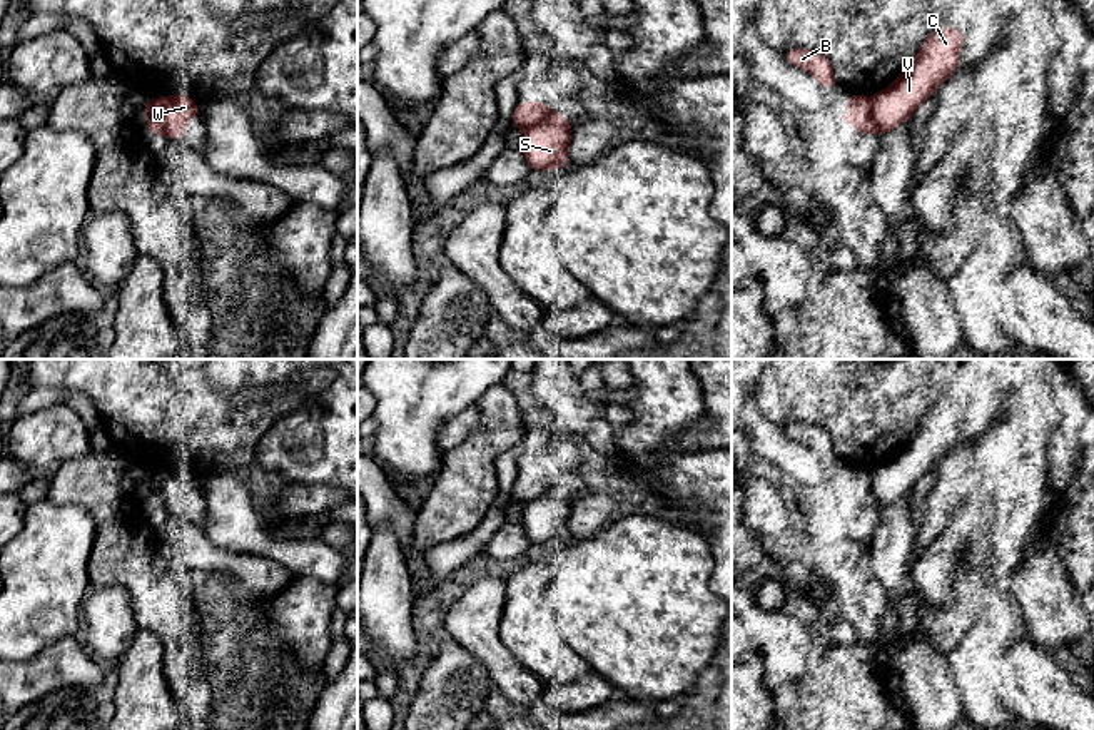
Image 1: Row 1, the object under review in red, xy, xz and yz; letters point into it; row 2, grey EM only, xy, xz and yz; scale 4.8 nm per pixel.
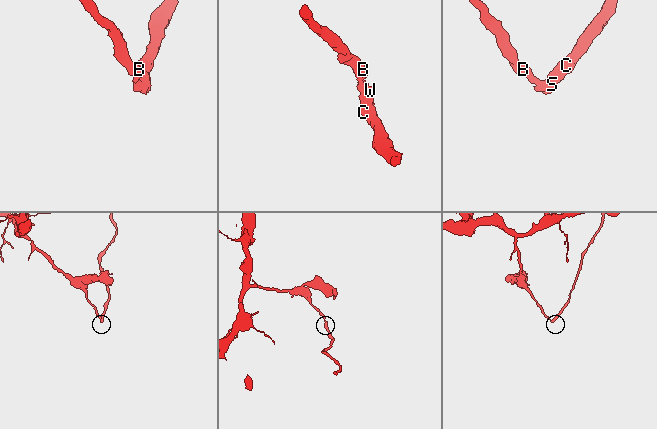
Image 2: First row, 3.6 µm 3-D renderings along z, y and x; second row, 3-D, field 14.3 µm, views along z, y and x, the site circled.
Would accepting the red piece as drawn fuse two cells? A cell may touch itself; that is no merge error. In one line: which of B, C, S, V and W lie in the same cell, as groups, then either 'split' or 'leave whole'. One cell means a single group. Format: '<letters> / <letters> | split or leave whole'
B / C S V W | split

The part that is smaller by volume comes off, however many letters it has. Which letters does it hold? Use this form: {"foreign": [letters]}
{"foreign": ["C", "S", "V", "W"]}

